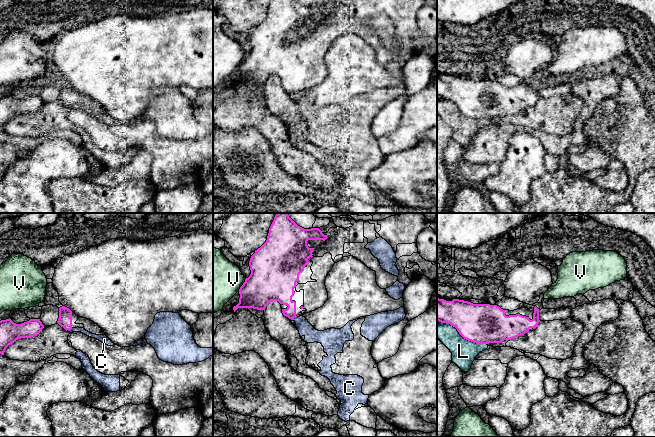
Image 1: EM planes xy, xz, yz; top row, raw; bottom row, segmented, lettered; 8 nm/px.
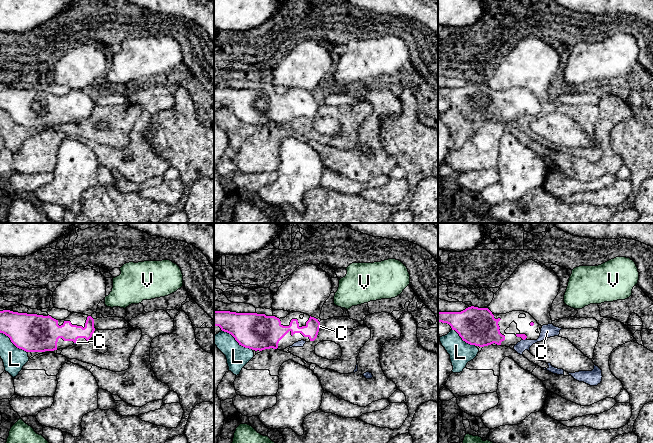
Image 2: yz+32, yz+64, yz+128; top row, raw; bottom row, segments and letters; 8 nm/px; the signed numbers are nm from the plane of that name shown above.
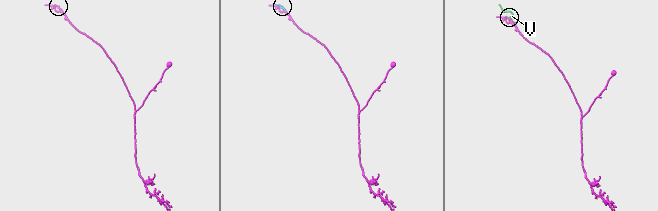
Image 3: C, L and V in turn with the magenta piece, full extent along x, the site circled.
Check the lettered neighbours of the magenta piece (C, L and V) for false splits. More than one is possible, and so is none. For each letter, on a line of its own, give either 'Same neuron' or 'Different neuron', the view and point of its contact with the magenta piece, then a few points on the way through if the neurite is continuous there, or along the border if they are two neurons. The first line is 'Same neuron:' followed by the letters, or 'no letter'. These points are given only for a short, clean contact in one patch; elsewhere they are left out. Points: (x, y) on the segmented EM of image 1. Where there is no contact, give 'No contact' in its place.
Same neuron: no letter
C: Different neuron. Touches magenta at xz (293, 318)
L: Different neuron. Touches magenta at yz (462, 336)
V: Different neuron. Touches magenta at xz (242, 285). Boundary: xz (246, 278), (238, 291)

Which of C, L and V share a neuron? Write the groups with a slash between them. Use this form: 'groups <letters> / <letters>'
groups C L / V

